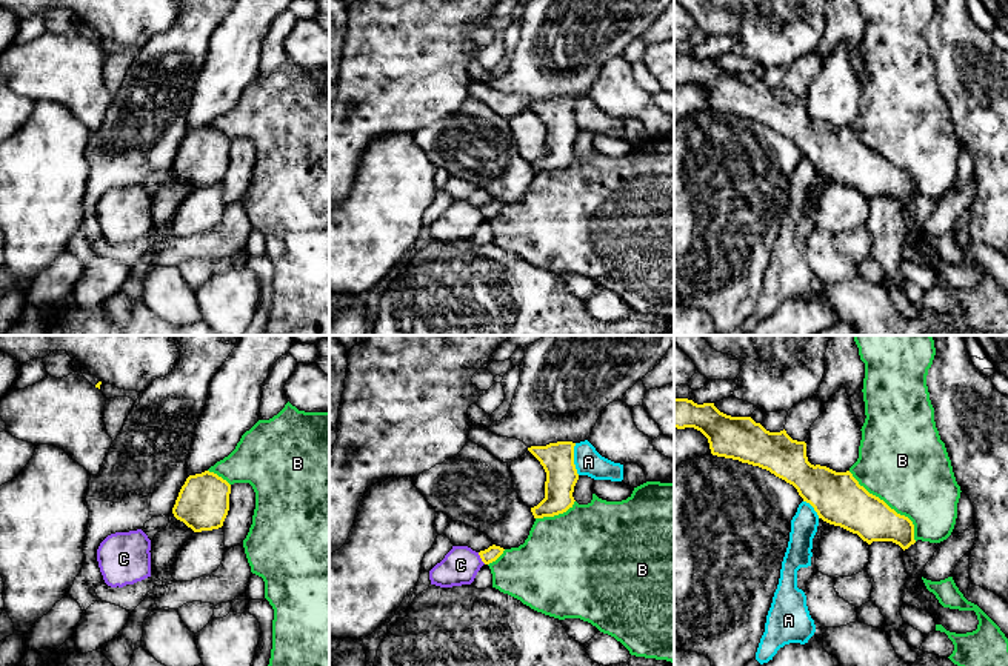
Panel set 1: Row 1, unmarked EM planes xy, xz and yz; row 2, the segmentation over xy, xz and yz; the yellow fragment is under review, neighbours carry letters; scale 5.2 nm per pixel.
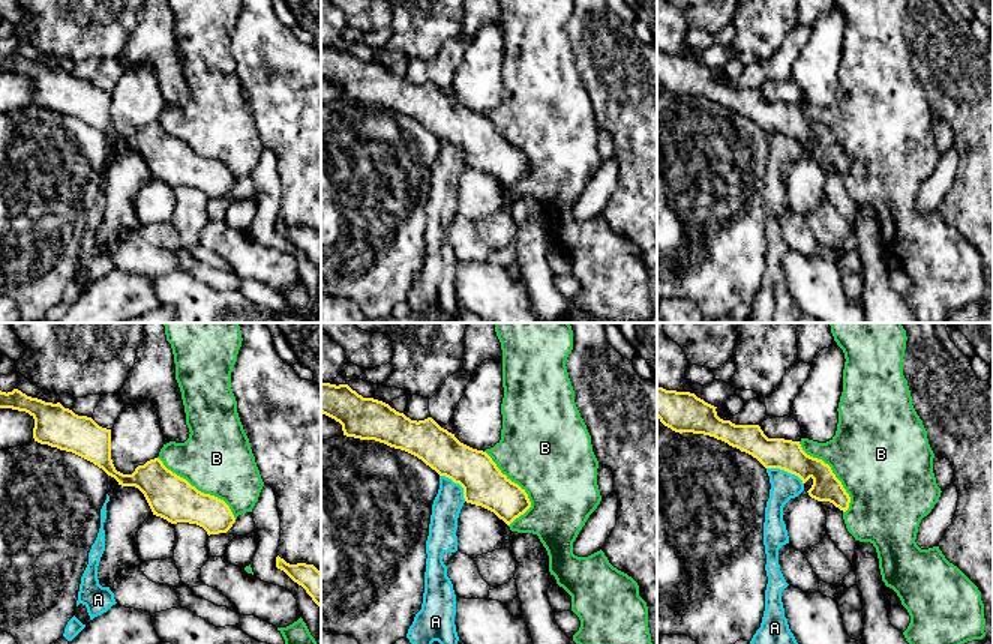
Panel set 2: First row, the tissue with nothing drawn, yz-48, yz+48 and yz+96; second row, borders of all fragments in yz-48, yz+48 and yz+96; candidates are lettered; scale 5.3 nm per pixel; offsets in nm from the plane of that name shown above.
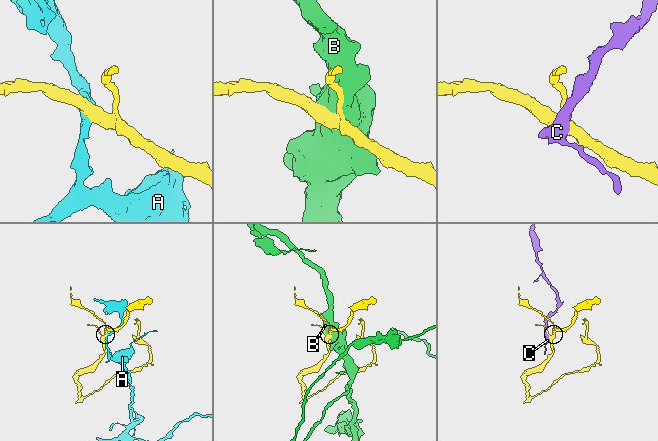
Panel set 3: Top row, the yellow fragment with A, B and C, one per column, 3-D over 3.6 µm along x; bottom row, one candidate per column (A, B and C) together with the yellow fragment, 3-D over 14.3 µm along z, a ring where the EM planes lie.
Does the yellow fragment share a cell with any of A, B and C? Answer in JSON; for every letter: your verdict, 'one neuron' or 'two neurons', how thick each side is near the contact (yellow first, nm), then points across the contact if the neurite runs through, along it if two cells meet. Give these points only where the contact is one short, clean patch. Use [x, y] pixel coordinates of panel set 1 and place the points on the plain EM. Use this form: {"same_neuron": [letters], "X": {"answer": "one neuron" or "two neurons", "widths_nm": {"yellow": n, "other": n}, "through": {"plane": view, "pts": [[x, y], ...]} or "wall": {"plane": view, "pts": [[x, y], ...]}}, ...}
{"same_neuron": [], "A": {"answer": "two neurons", "widths_nm": {"yellow": 180, "other": 140}, "wall": {"plane": "xz", "pts": [[574, 99], [574, 123], [579, 129]]}}, "B": {"answer": "two neurons", "widths_nm": {"yellow": 260, "other": 460}}, "C": {"answer": "two neurons", "widths_nm": {"yellow": 80, "other": 190}}}

